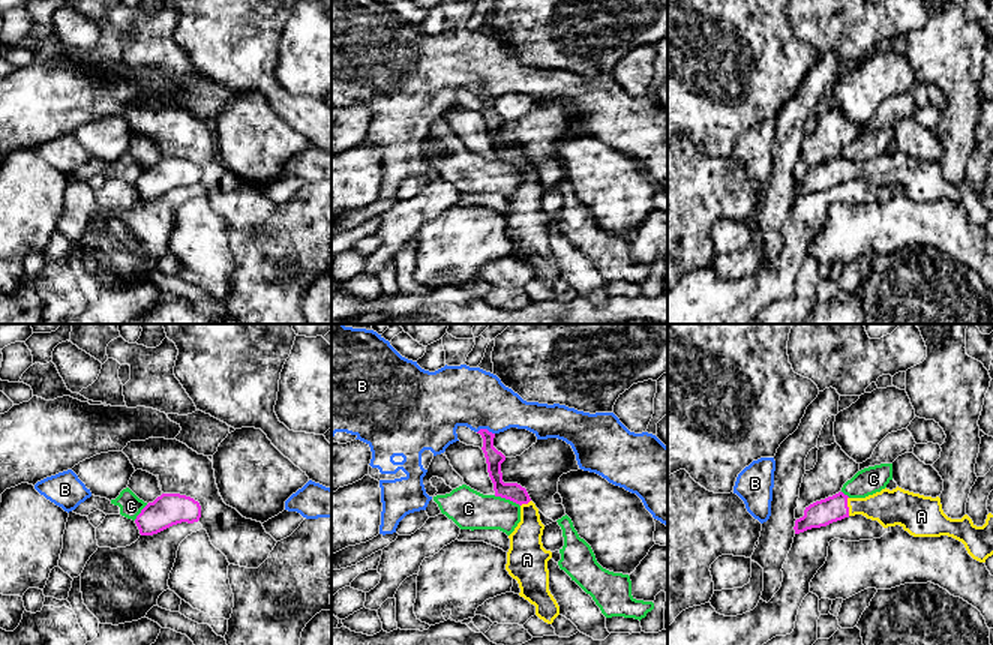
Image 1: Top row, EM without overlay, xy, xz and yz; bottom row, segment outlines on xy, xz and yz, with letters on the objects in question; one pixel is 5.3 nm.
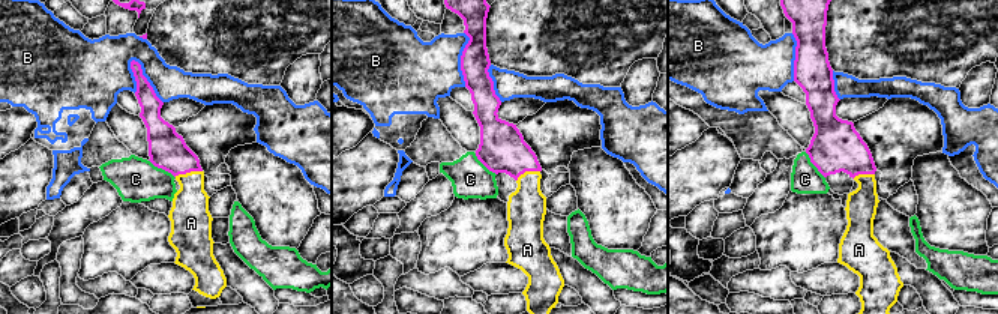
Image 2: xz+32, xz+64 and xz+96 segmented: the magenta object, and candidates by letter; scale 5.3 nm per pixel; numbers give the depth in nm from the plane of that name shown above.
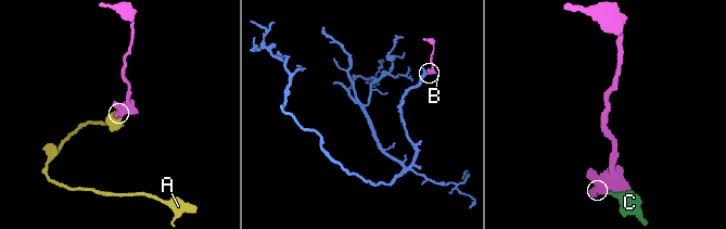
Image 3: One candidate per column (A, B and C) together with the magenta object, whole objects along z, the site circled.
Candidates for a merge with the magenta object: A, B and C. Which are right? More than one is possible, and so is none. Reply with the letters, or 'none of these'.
A

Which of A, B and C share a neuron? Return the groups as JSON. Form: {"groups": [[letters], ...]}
{"groups": [["A"], ["B"], ["C"]]}

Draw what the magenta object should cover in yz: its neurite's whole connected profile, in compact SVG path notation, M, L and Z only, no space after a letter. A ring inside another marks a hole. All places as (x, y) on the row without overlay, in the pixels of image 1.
M898 150L892 154L885 152L866 162L849 162L838 156L816 165L806 171L804 180L795 184L794 194L800 198L855 178L878 184L884 192L900 189L914 201L952 201L962 206L968 218L980 226L986 226L993 219L992 177L987 178L982 190L976 190L968 178L962 183L948 182L939 160L924 160Z

